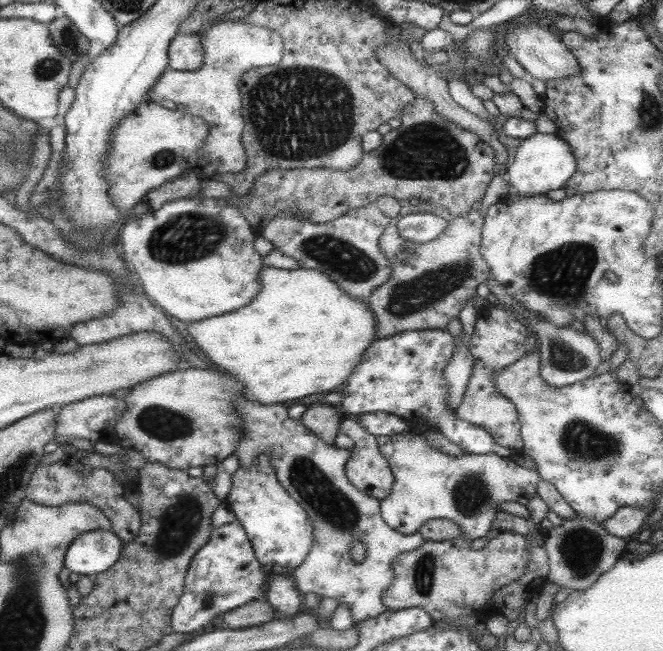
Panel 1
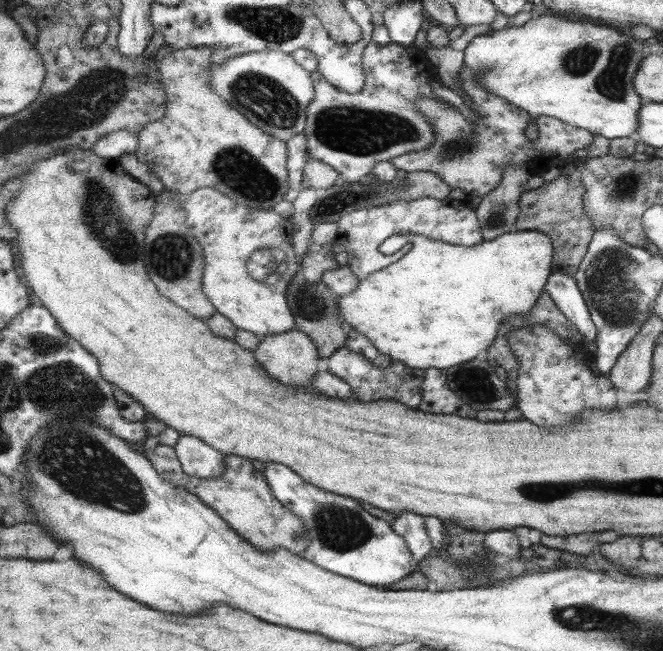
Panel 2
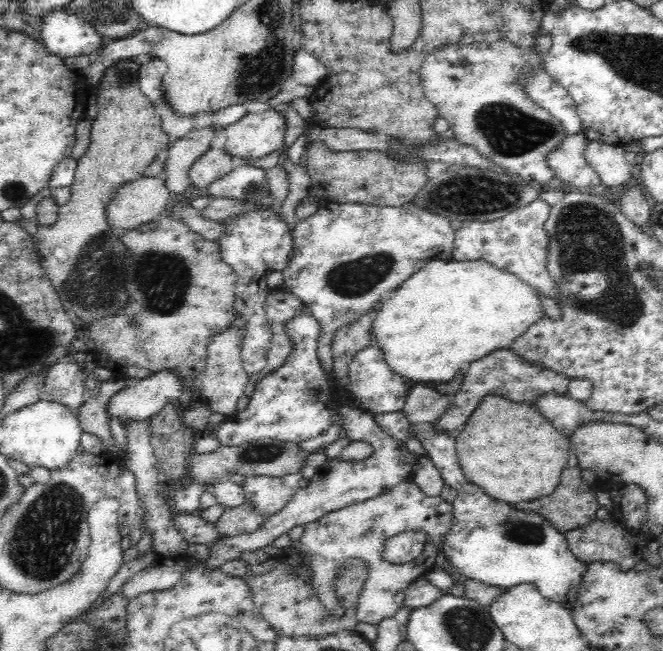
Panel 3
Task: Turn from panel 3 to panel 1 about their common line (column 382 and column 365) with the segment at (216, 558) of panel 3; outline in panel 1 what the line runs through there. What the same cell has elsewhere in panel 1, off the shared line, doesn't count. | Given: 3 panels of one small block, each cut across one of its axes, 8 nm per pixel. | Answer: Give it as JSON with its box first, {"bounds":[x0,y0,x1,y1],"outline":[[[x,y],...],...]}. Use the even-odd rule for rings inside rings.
{"bounds":[341,417,394,501],"outline":[[[345,417],[341,429],[353,440],[349,459],[346,460],[346,476],[350,483],[367,496],[378,501],[385,499],[391,492],[394,477],[378,448],[377,437],[365,432],[354,417]]]}

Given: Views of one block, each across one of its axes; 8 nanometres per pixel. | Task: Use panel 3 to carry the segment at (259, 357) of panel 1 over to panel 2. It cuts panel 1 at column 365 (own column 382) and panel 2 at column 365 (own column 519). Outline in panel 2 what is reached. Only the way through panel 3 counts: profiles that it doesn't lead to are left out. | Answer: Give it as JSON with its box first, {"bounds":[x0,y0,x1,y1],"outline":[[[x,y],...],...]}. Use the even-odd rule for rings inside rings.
{"bounds":[338,231,554,369],"outline":[[[512,231],[506,234],[501,234],[493,240],[486,240],[483,238],[482,242],[475,244],[475,246],[455,246],[455,244],[445,244],[439,240],[431,240],[425,236],[415,235],[412,242],[412,247],[402,256],[401,259],[393,261],[393,264],[385,266],[383,270],[371,273],[358,281],[358,286],[347,296],[338,296],[338,310],[339,318],[344,326],[348,328],[351,326],[353,330],[357,330],[359,334],[367,337],[367,340],[374,344],[375,348],[387,356],[389,361],[399,362],[403,367],[409,369],[437,368],[447,369],[451,366],[458,366],[463,362],[469,362],[476,358],[481,358],[495,340],[495,335],[498,334],[499,326],[502,326],[503,319],[507,319],[509,315],[521,315],[531,311],[531,307],[538,302],[539,295],[545,290],[545,284],[553,272],[553,252],[554,246],[550,237],[545,233],[536,231]]]}

